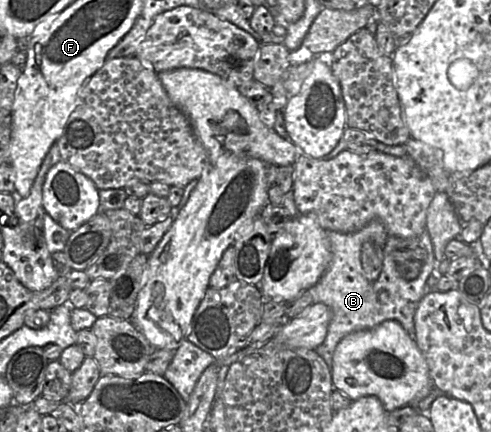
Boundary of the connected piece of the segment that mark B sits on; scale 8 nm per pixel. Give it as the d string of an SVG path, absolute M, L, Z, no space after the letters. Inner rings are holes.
M373 219L367 223L362 229L352 233L341 233L337 231L327 231L332 259L330 265L320 280L309 289L314 303L324 303L332 310L332 319L328 327L325 340L316 348L316 352L331 368L333 354L338 343L346 335L373 328L386 320L398 321L409 336L415 340L414 316L419 301L425 295L425 283L428 276L431 274L435 265L435 257L432 241L428 231L424 231L419 238L401 238L388 235L385 225L379 219ZM365 241L372 241L383 247L383 265L381 273L376 281L369 281L365 276L361 266L361 247ZM412 247L421 247L427 252L427 257L422 263L422 268L419 275L413 280L404 279L397 268L397 263L392 258L392 253L399 249L409 249Z

